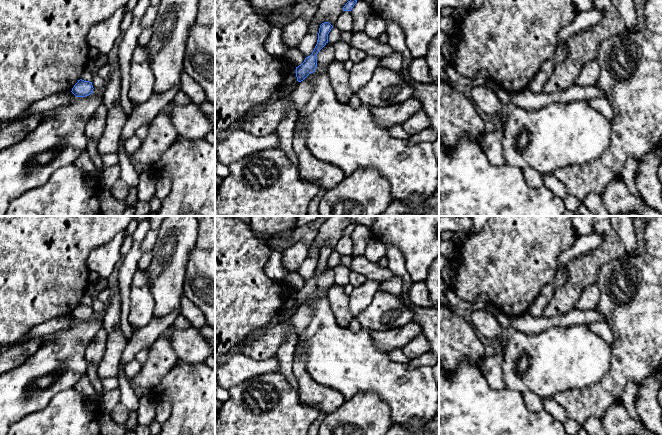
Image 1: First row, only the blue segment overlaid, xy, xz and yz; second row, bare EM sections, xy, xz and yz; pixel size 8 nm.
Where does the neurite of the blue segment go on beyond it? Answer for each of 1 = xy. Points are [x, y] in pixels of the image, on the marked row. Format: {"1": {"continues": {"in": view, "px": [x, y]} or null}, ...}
{"1": {"continues": null}}

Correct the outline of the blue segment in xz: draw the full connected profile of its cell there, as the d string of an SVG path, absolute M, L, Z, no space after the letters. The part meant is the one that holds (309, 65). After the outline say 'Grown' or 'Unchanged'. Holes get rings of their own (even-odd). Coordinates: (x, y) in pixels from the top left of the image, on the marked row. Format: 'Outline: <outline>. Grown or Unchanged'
Outline: M329 22L320 25L317 44L312 54L305 58L304 62L296 67L297 81L303 81L309 74L313 73L317 68L317 54L328 43L328 34L333 26Z. Unchanged

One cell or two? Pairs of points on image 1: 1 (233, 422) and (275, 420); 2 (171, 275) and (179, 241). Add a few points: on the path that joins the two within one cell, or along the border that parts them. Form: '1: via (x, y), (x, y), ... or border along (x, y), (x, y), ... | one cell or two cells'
1: via (243, 422), (265, 422) | one cell
2: via (171, 267), (172, 249) | one cell

